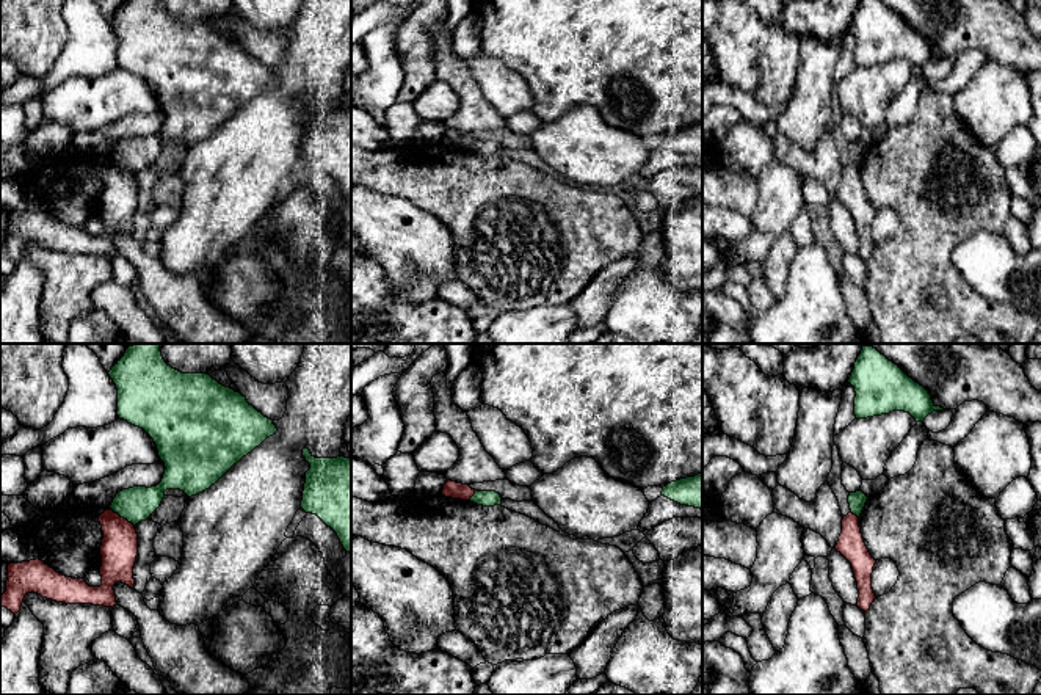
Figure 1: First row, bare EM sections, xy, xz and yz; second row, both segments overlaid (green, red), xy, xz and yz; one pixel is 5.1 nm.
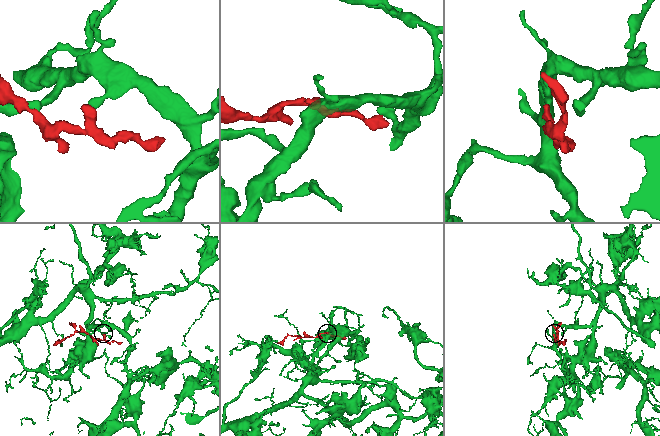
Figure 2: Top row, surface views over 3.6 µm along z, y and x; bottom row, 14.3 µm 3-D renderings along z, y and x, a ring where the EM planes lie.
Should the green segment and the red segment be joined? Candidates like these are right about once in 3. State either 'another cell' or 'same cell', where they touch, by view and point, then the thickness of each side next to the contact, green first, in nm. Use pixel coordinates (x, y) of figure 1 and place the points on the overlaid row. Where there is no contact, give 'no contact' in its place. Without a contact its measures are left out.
another cell | xy (123, 516) | 180/190 nm

